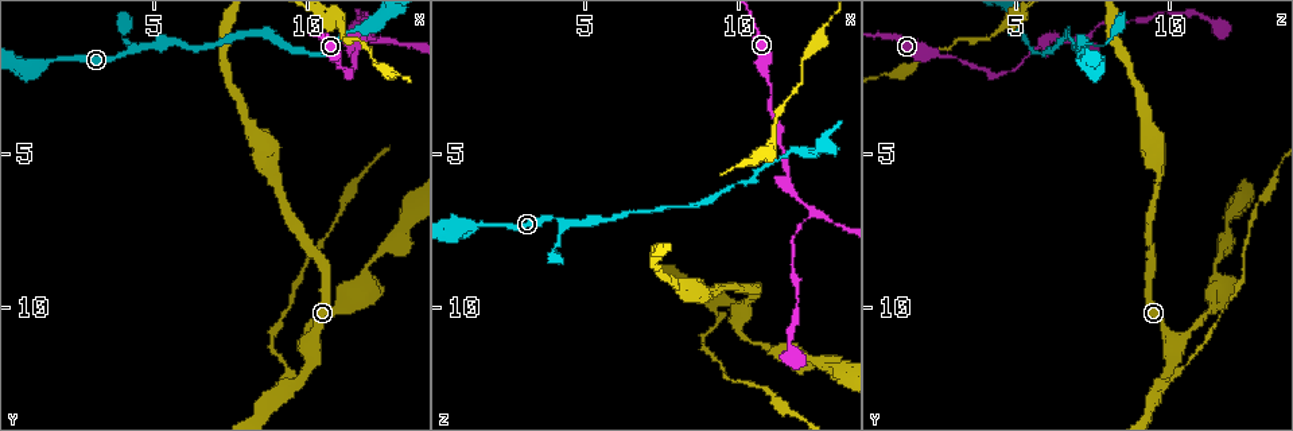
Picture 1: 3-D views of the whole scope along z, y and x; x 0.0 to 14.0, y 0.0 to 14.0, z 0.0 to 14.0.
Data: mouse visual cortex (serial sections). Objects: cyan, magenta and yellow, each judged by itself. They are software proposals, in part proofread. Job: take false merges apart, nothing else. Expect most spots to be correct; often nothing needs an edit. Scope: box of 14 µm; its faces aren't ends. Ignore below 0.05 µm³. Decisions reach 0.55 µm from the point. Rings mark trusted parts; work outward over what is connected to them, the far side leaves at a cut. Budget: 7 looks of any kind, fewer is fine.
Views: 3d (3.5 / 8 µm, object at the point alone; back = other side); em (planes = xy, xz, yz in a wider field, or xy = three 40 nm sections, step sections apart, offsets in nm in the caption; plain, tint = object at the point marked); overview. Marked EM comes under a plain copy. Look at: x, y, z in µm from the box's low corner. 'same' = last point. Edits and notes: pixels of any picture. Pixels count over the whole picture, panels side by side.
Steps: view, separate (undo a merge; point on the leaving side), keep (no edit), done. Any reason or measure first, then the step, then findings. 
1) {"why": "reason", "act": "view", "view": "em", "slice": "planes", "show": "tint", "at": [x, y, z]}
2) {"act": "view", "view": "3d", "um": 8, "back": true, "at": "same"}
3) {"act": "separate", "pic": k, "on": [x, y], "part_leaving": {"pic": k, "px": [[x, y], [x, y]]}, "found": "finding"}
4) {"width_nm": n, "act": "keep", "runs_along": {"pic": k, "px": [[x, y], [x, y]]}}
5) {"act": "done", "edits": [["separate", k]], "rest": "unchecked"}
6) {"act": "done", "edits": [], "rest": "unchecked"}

{"act": "view", "view": "3d", "um": 8, "at": [4.3, 1.7, 7.1]}

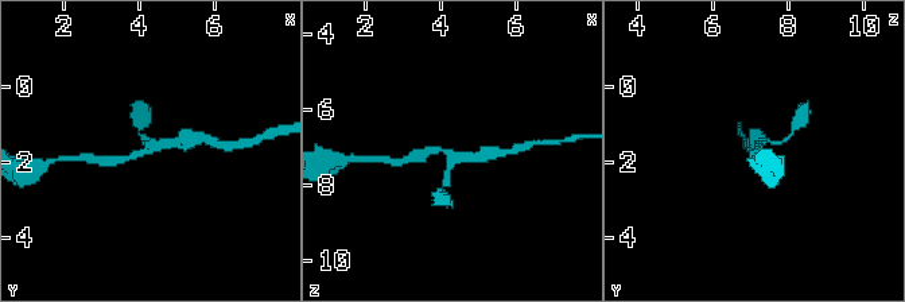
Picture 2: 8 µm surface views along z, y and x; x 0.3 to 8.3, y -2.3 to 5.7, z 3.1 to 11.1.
{"why": "now the EM", "act": "view", "view": "em", "slice": "planes", "show": "tint", "at": [4.4, 1.6, 7.2]}

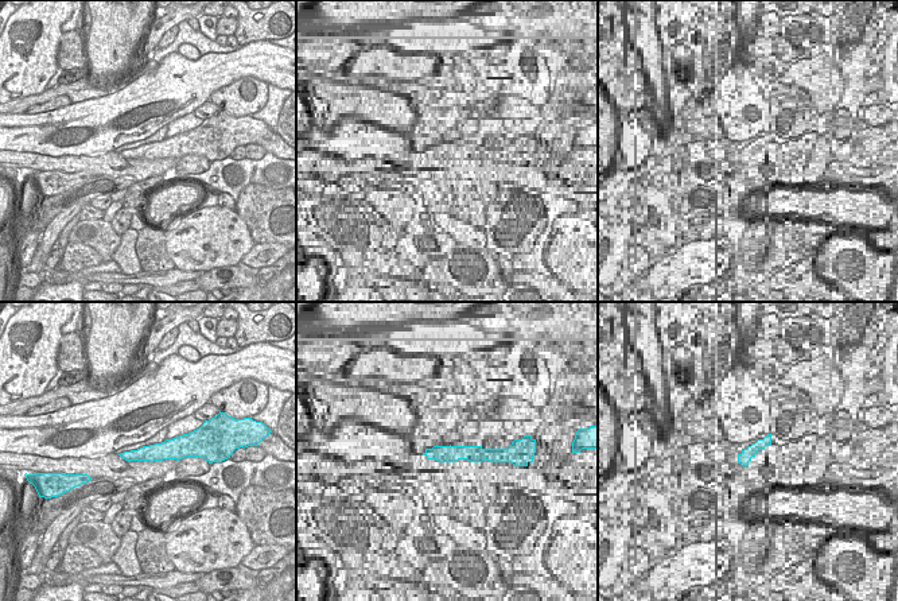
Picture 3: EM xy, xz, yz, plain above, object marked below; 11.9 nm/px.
{"arm_widths_nm": [150, 200, 300], "act": "keep", "runs_along": {"pic": 3, "px": [[189, 449], [168, 449], [125, 456]]}, "found": "one cell here"}

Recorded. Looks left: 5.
{"why": "three arms meet", "act": "view", "view": "3d", "um": 3.5, "at": [12.4, 1.3, 6.8]}

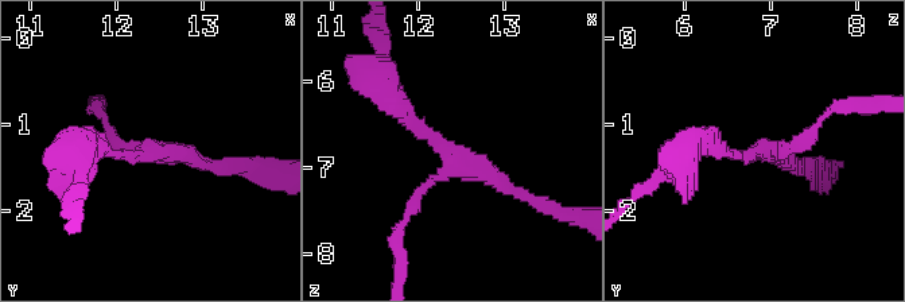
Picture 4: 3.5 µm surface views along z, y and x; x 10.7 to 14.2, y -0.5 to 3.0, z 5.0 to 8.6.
{"arms": 3, "arm_widths_nm": [150, 200, 250], "why": "now the EM", "act": "view", "view": "em", "slice": "xy", "step": 1, "show": "tint", "at": [12.40, 1.25, 6.85]}

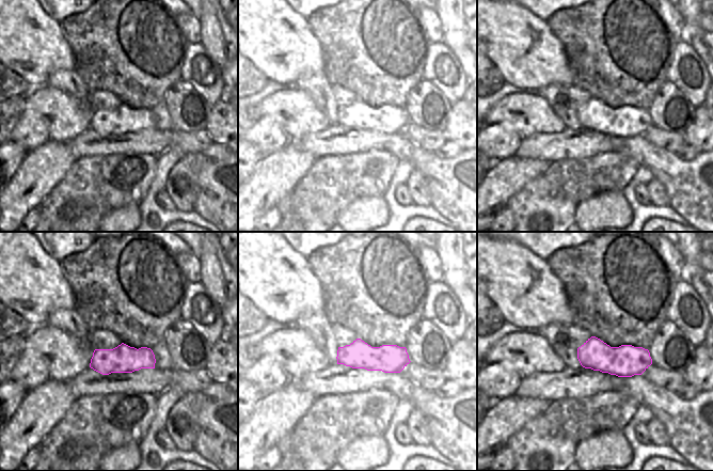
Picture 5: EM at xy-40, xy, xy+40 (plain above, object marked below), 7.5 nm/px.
{"act": "keep", "runs_along": {"pic": 4, "px": [[703, 144], [752, 157], [818, 123]]}, "found": "one cell here"}

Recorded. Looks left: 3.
{"why": "calibre changes", "act": "view", "view": "3d", "um": 8, "at": [9.4, 12.5, 9.8]}

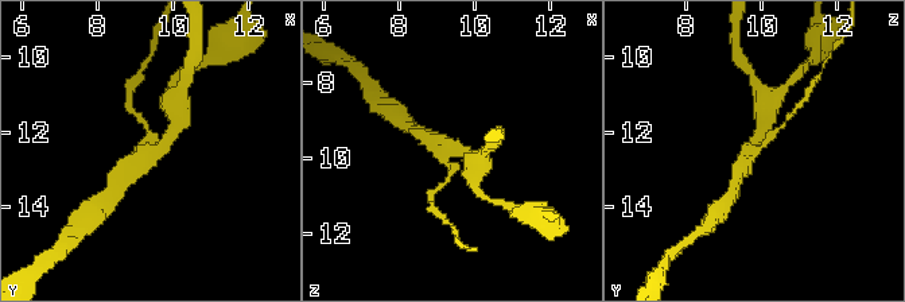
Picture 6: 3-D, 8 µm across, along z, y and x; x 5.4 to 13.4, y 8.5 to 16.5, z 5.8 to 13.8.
{"act": "view", "view": "3d", "um": 3.5, "at": [9.4, 12.5, 9.8]}

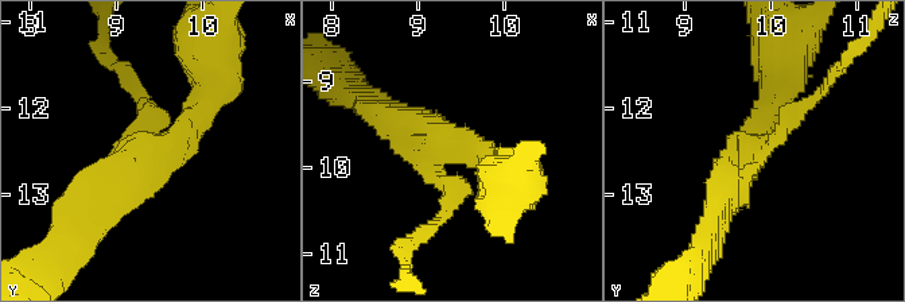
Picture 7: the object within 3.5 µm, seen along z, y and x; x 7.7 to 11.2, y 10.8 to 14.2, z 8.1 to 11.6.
{"arms": 3, "arm_widths_nm": [250, 300, 450], "why": "now the EM", "act": "view", "view": "em", "slice": "xy", "step": 1, "show": "tint", "at": [9.45, 12.45, 9.80]}

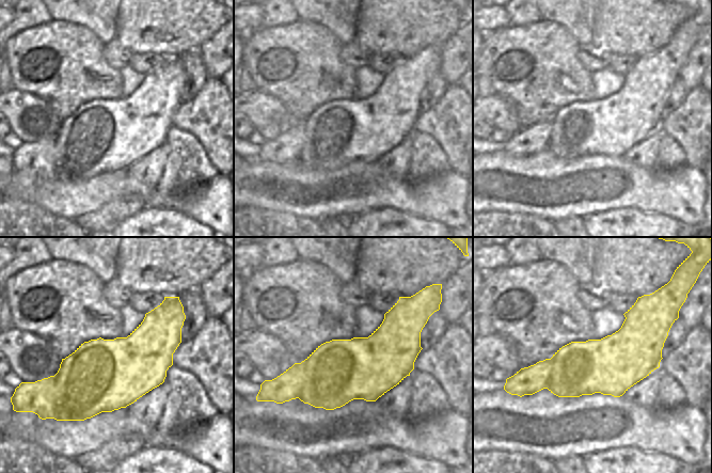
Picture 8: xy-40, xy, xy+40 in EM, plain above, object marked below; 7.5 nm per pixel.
{"act": "separate", "pic": 7, "on": [463, 192], "found": "a second cell is stuck on"}

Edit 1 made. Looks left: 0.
{"act": "done", "edits": [["separate", 7]], "rest": "unchecked"}

